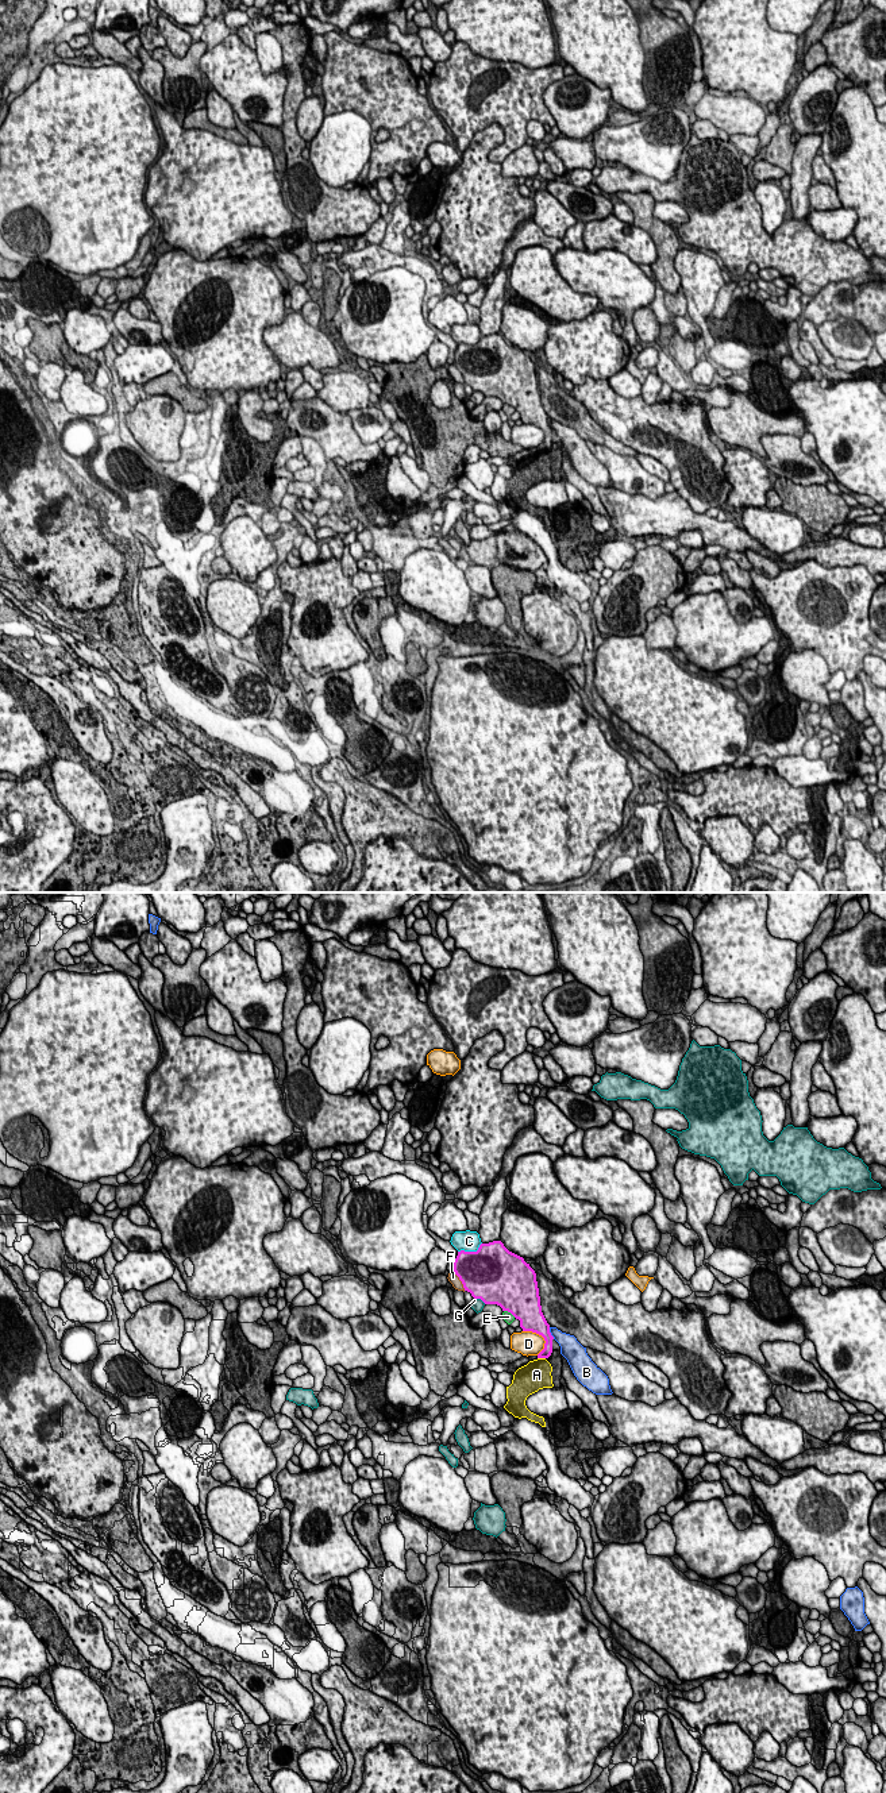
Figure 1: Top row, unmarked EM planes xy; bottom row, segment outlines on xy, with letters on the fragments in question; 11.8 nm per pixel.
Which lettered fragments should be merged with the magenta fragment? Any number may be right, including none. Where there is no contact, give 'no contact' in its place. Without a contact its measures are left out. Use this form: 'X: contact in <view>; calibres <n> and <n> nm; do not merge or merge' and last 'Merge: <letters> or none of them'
A: contact in xy; calibres 120 and 360 nm; do not merge
B: contact in xy; calibres 260 and 200 nm; do not merge
C: contact in xy; calibres 480 and 260 nm; do not merge
D: contact in xy; calibres 300 and 280 nm; do not merge
E: contact in xy; calibres 500 and 120 nm; do not merge
F: contact in xy; calibres 480 and 120 nm; do not merge
G: contact in xy; calibres 500 and 160 nm; do not merge
Merge: none of them

